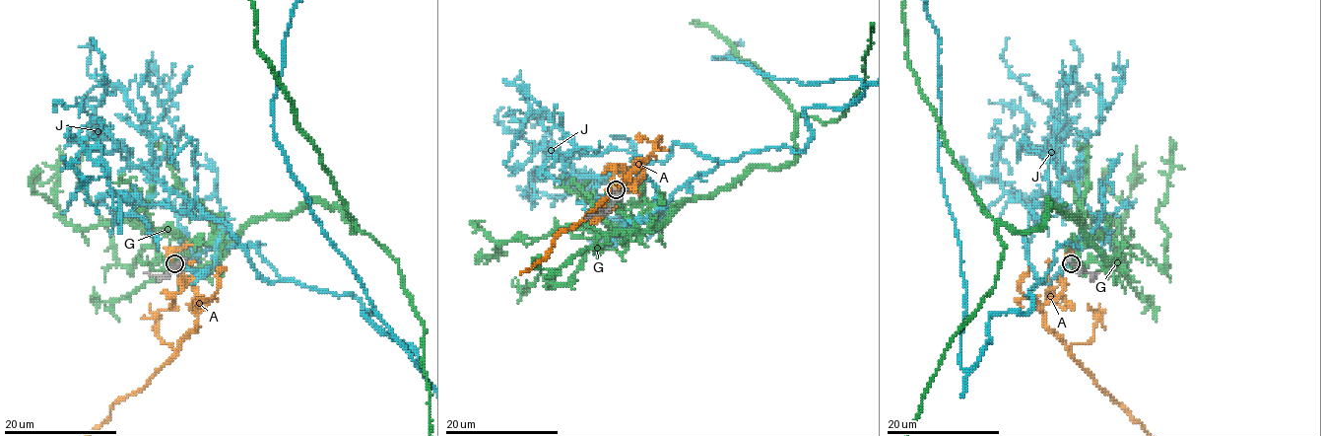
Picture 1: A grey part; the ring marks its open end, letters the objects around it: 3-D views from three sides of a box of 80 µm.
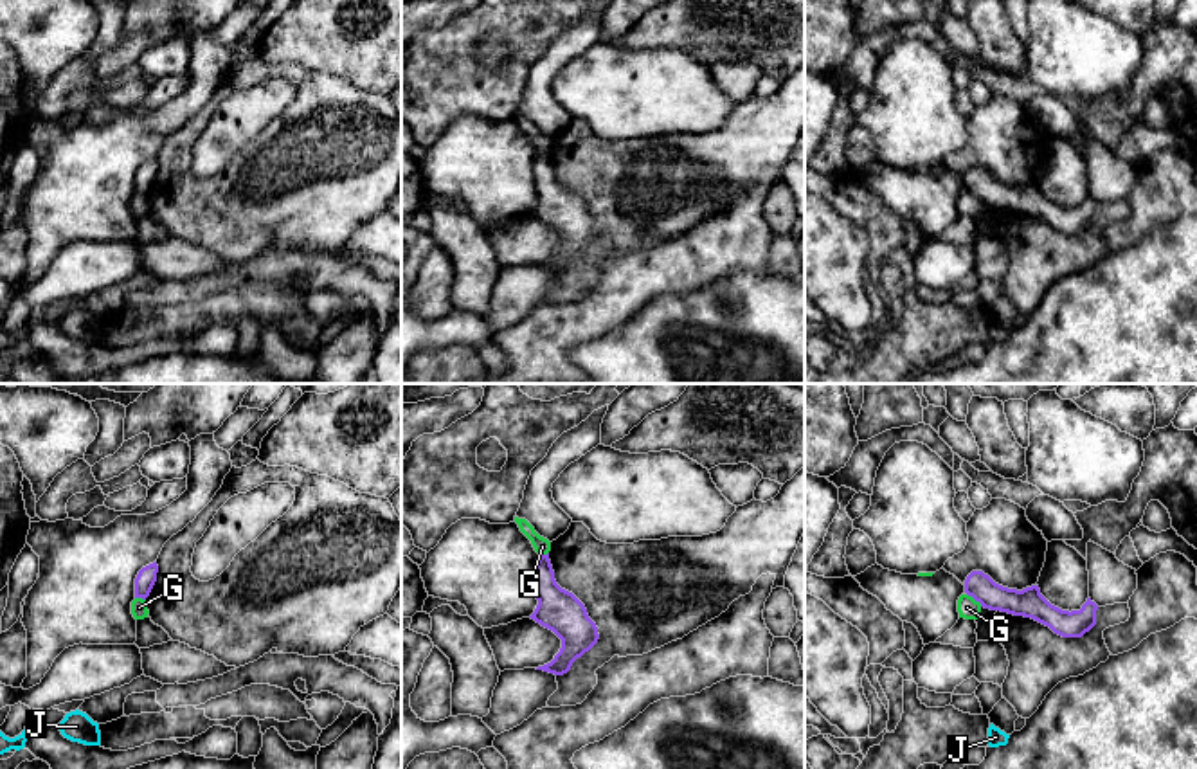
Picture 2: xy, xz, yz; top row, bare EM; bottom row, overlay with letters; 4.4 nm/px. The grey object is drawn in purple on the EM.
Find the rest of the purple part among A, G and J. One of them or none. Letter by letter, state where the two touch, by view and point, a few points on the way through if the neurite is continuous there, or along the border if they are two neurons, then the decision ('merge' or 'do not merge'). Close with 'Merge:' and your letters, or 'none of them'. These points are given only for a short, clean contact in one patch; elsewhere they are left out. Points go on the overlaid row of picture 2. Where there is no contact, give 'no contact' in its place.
A: no contact | merge
G: yz (974, 598) | along yz (967, 593), (981, 606) | do not merge
J: no contact | do not merge
Merge: A

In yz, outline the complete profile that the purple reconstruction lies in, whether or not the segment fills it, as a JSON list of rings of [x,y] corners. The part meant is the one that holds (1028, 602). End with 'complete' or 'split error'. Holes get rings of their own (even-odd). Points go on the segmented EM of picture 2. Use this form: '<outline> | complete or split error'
[[[972,571],[965,580],[965,593],[981,607],[1013,616],[1031,618],[1062,638],[1082,638],[1096,625],[1098,605],[1087,598],[1080,611],[1062,611],[1051,605],[1039,585],[1022,591],[995,584],[983,571]]] | complete

